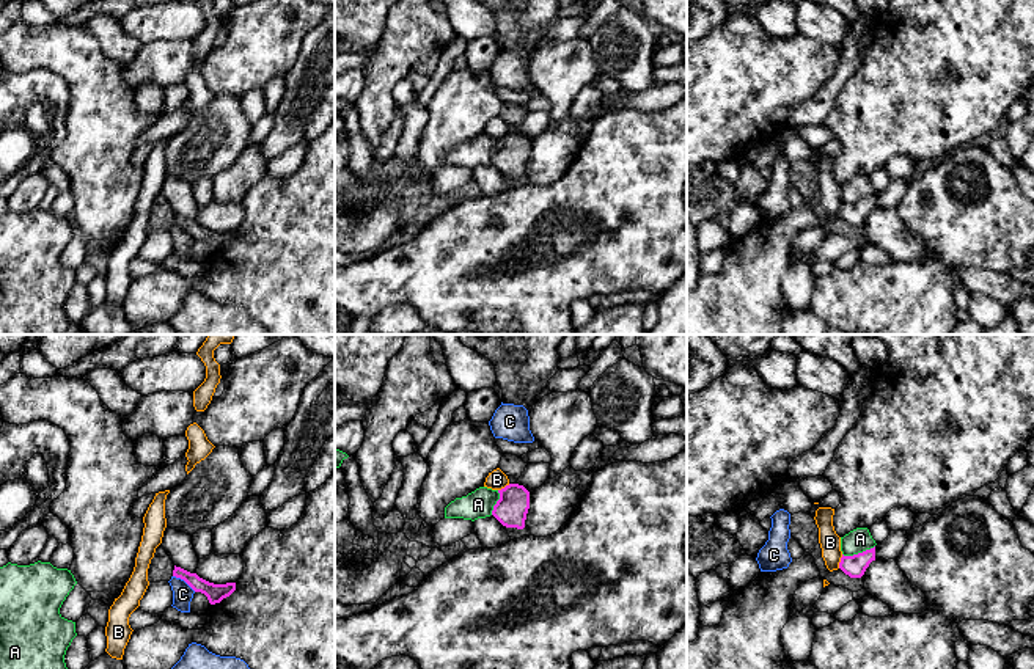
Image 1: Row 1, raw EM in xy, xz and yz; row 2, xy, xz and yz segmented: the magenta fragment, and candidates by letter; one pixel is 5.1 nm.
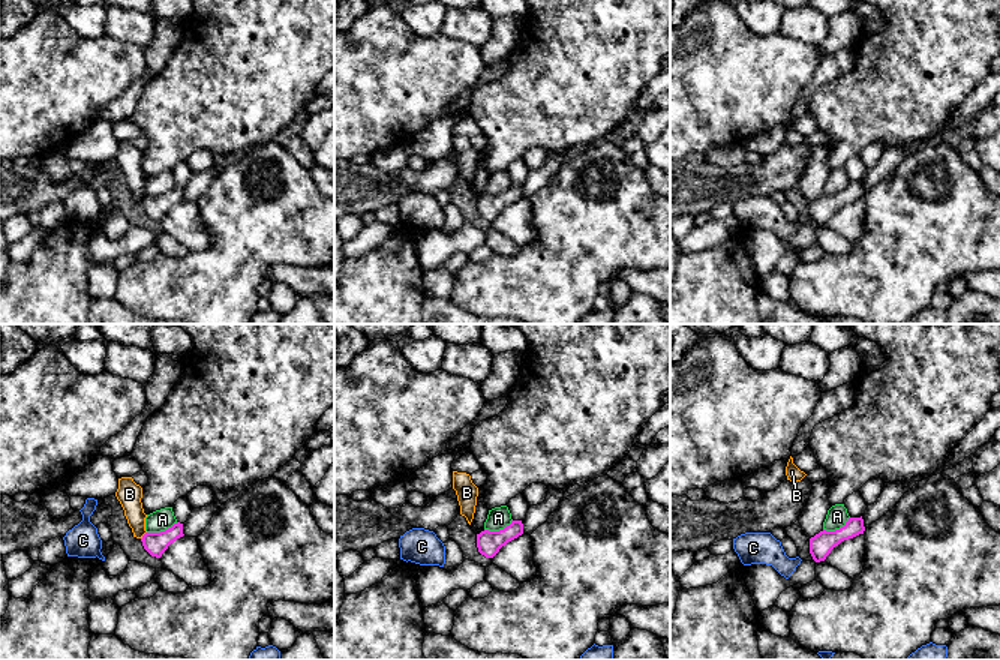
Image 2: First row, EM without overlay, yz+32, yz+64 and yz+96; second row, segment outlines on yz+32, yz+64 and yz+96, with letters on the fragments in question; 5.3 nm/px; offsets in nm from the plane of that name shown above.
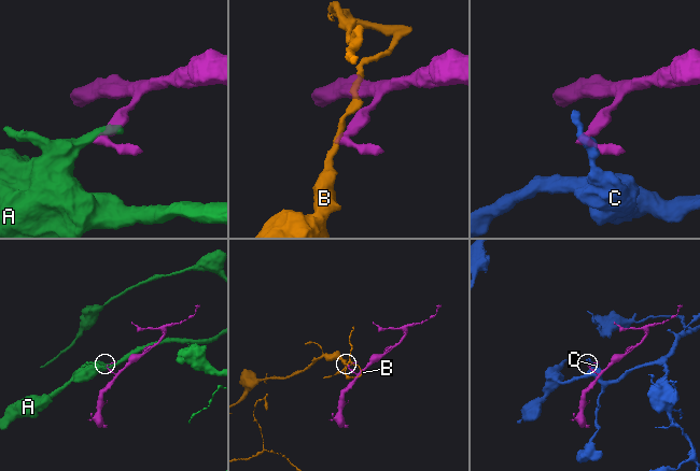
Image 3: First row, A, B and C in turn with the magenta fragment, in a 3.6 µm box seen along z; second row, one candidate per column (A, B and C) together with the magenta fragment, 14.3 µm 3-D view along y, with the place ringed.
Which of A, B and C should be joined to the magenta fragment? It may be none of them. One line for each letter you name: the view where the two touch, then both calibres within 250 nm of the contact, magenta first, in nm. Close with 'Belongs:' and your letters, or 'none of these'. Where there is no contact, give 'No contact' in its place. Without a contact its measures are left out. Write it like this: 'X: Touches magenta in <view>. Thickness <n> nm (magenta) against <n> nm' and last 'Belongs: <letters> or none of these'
Belongs: none of these

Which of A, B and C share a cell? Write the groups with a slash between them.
A / B / C

